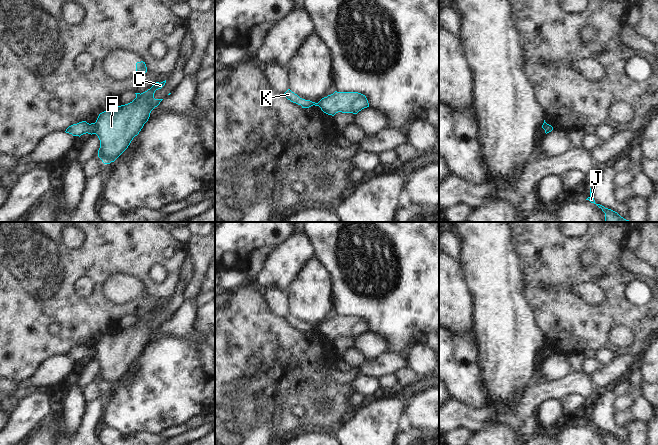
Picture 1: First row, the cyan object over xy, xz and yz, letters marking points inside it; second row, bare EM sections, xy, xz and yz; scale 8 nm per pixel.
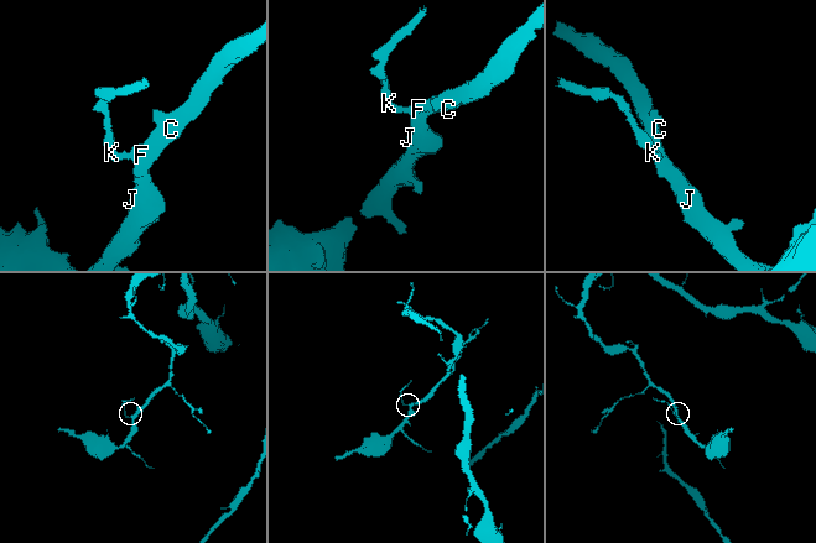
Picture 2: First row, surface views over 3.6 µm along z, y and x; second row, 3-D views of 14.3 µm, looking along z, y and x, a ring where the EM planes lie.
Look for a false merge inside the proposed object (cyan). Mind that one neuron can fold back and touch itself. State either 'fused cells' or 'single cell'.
fused cells

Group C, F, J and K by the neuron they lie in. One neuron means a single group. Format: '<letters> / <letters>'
C F J / K

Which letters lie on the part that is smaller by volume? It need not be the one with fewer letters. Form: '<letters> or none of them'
K

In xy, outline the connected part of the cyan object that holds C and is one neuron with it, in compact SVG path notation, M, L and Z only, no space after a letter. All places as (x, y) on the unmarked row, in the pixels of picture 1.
M166 304L156 306L143 317L125 329L116 330L99 338L95 358L100 364L98 381L104 388L114 386L130 369L148 345L151 335L163 323L155 323L154 317L161 313Z

